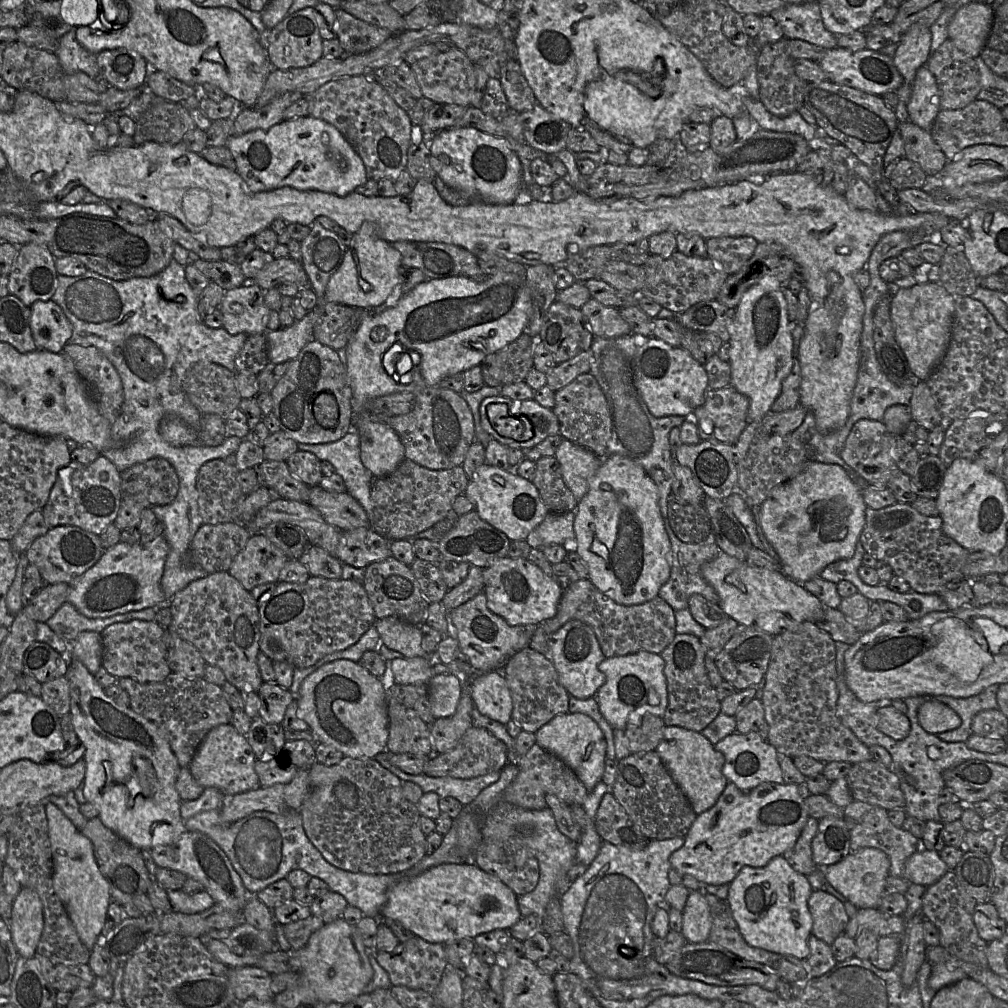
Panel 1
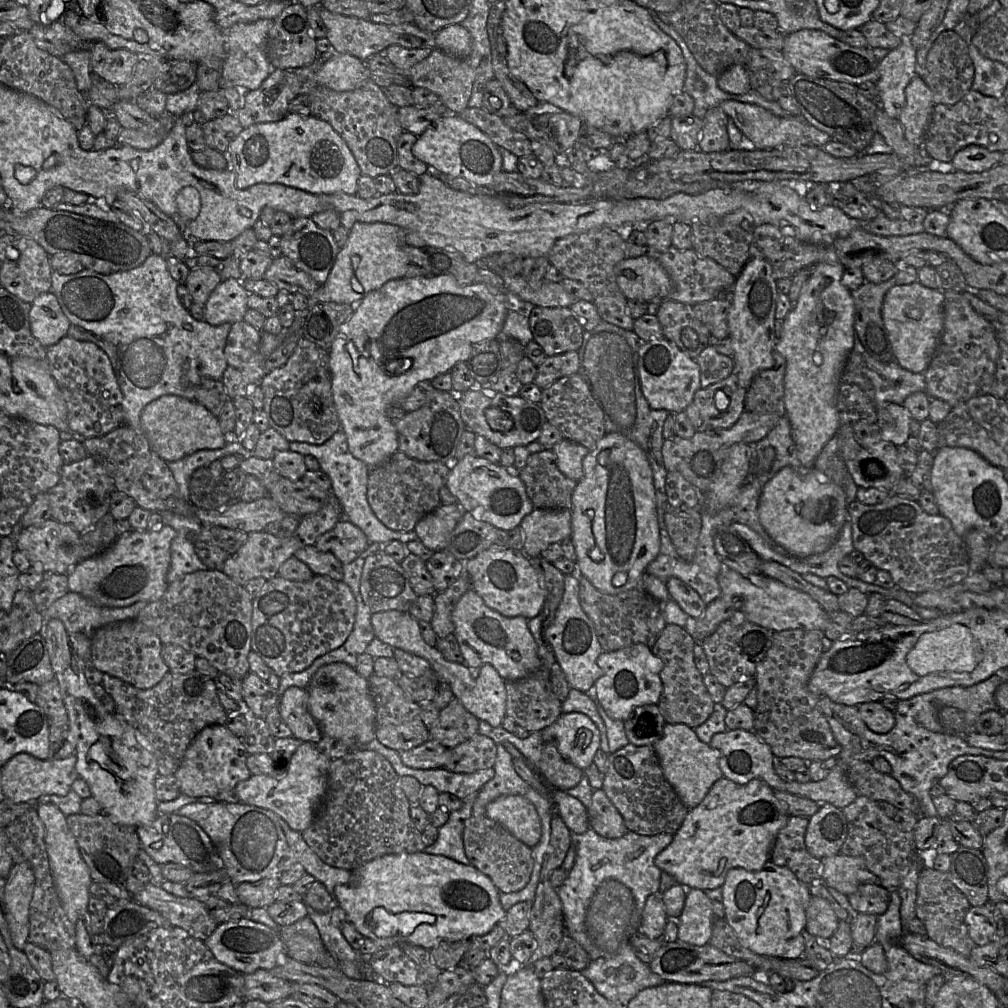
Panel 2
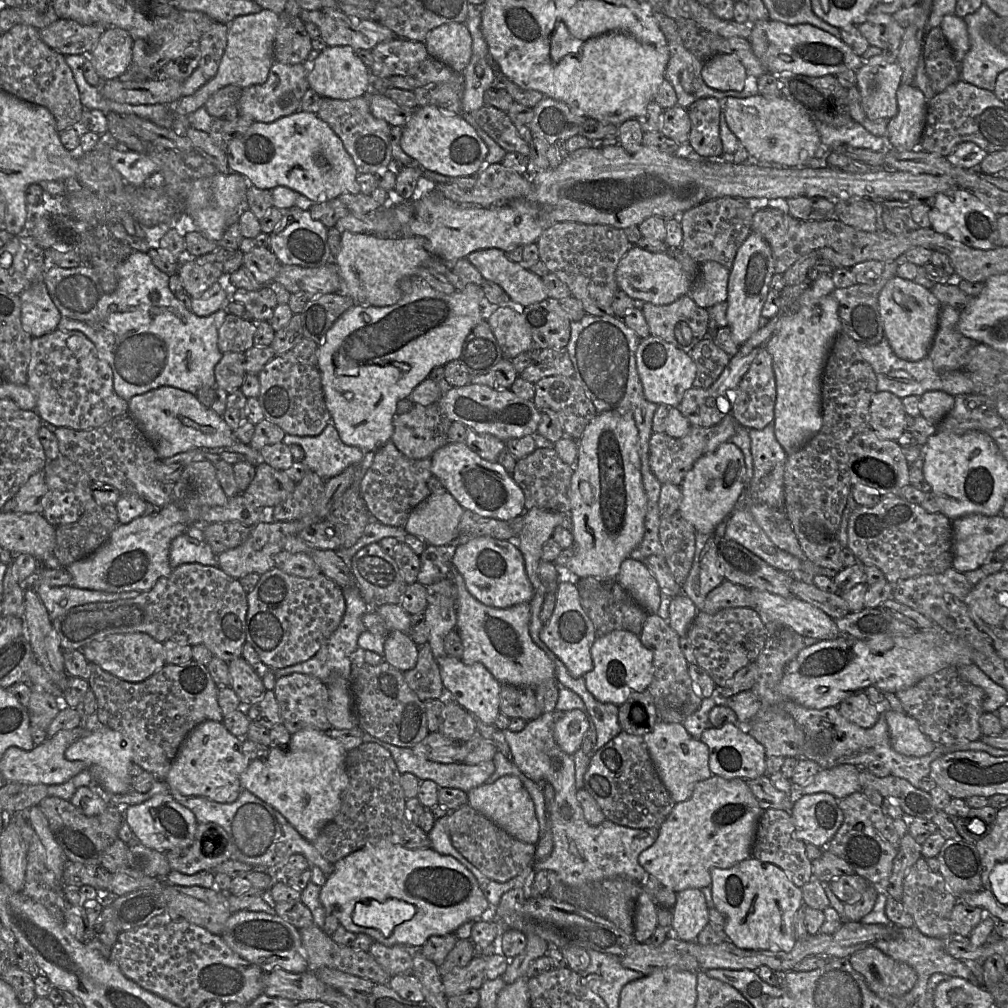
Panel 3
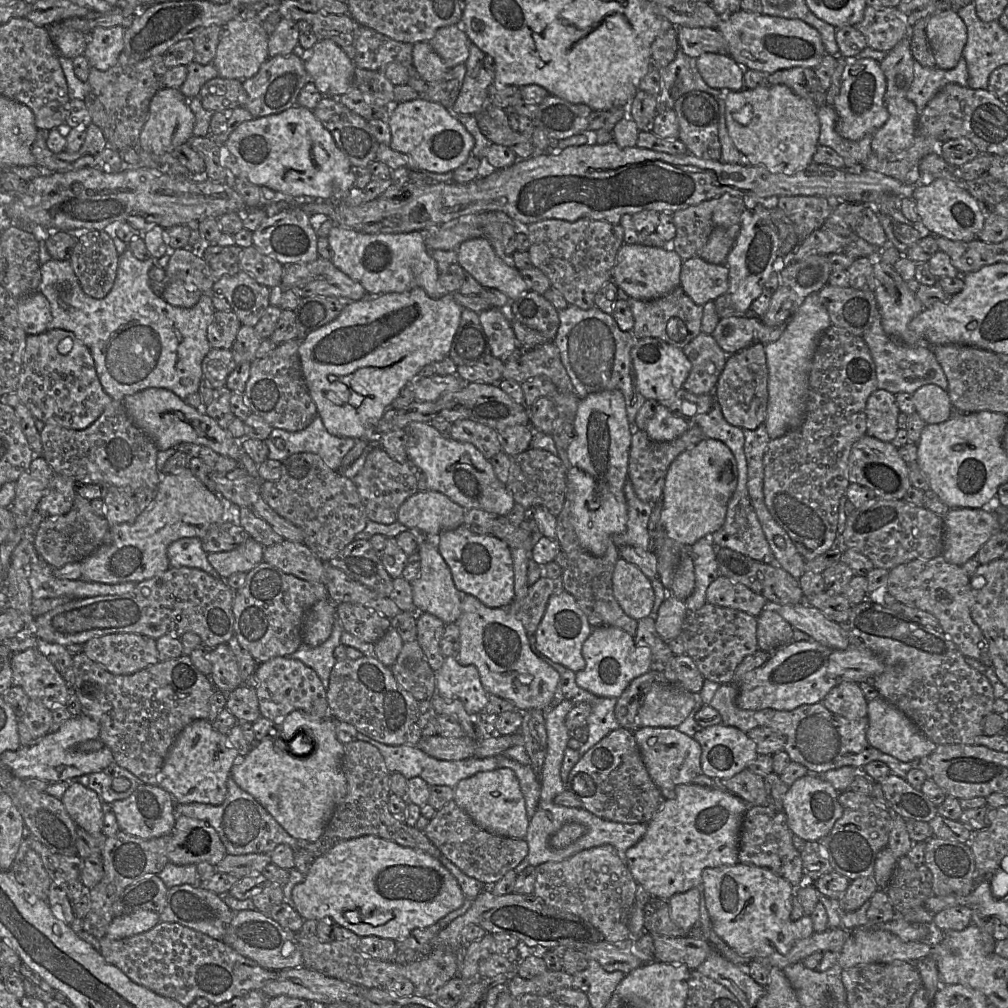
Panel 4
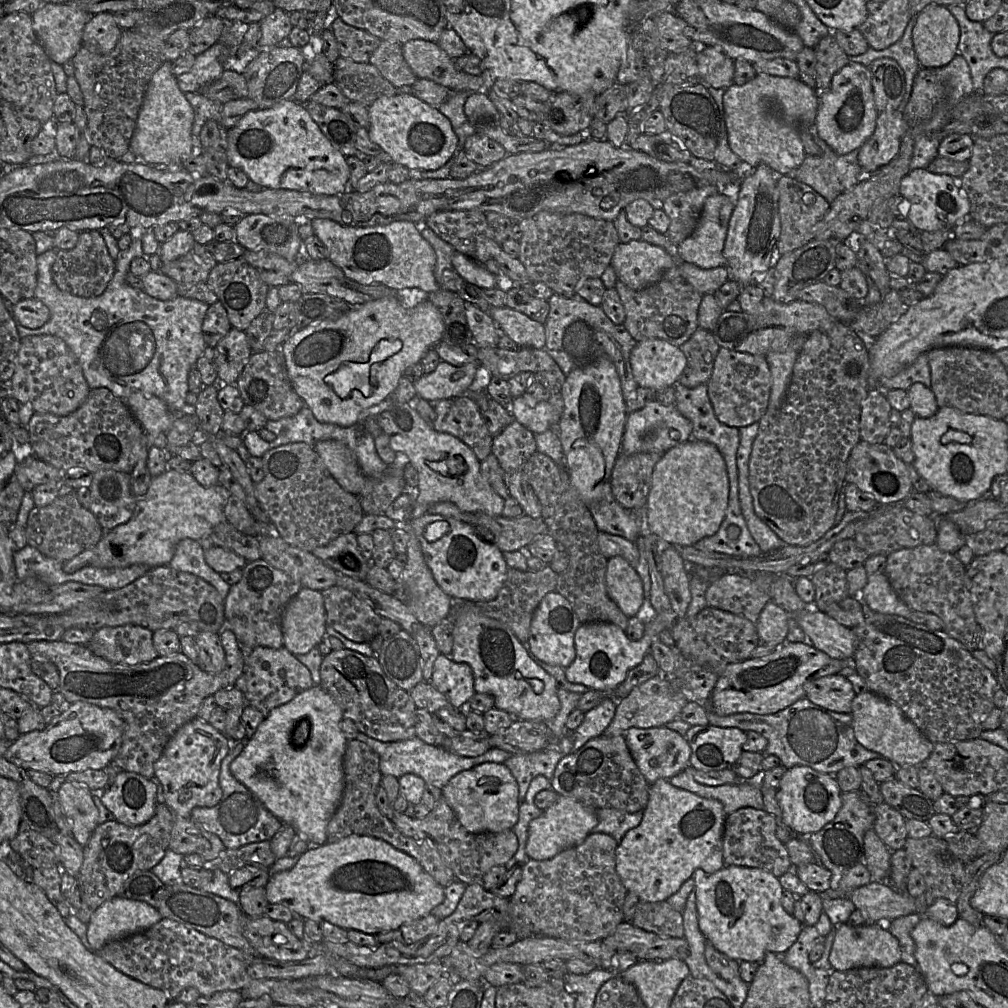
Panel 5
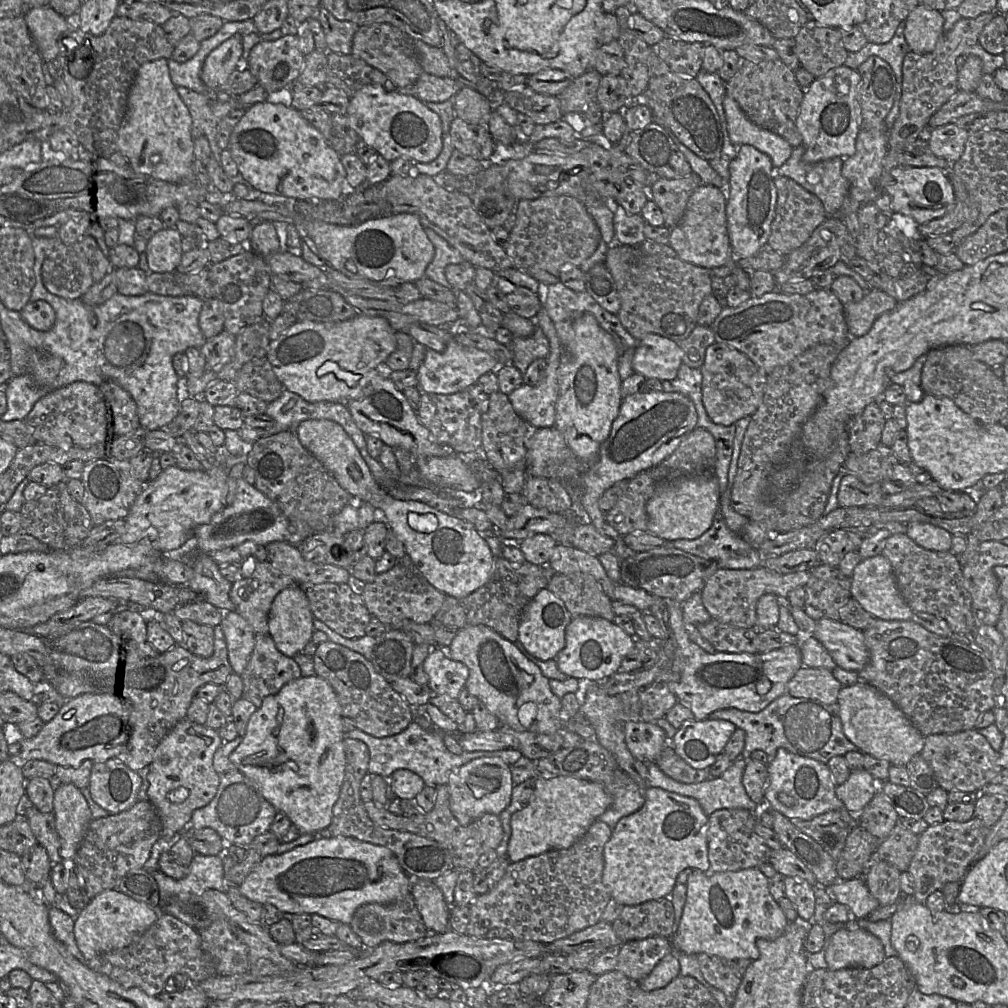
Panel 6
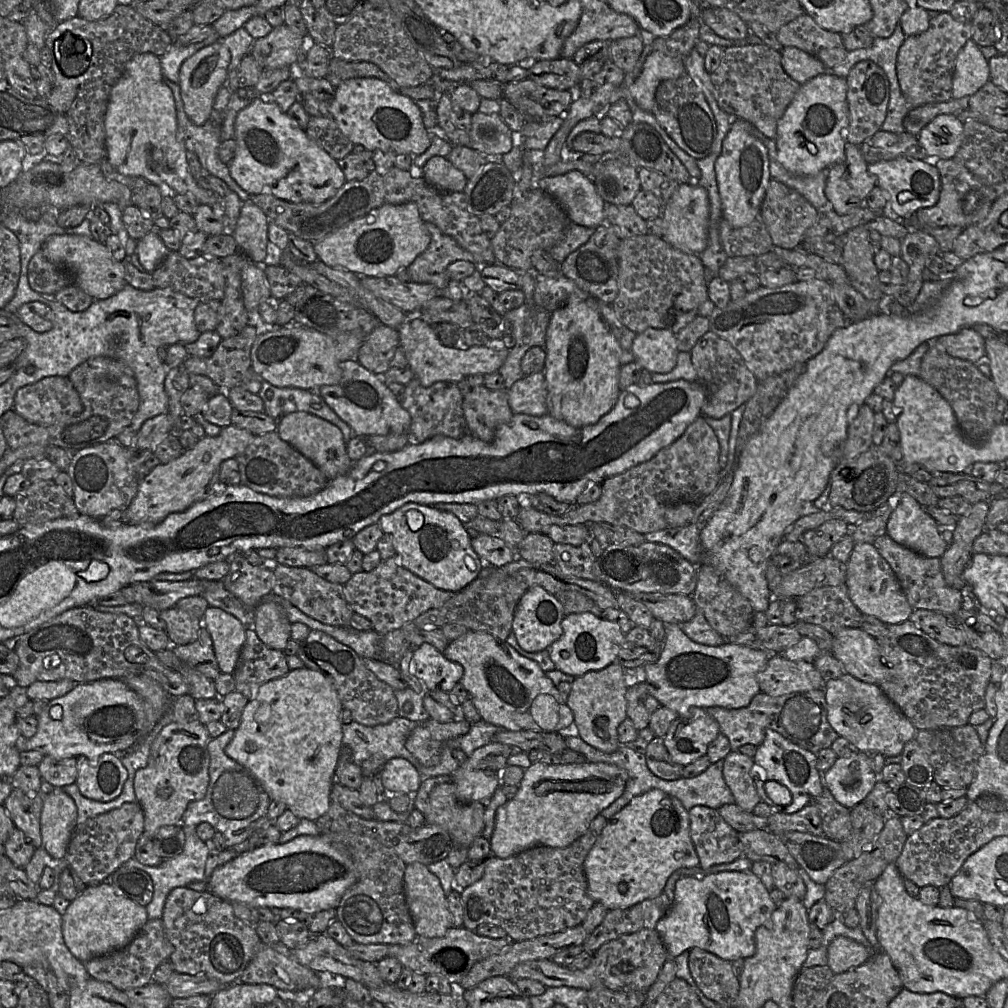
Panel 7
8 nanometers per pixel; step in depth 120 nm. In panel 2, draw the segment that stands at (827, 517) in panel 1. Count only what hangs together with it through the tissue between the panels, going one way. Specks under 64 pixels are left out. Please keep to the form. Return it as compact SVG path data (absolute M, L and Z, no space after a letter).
M786 466L764 486L758 514L761 524L773 540L785 548L790 555L806 557L829 549L848 520L848 505L843 488L830 482L819 471Z

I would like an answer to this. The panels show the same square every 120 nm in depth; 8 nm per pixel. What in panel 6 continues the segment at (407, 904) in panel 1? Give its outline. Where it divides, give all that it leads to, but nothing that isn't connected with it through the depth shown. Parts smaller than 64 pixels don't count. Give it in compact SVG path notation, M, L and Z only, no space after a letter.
M317 836L285 853L263 857L238 889L249 900L272 904L284 914L318 914L349 925L360 906L389 904L411 894L412 881L386 847L354 837Z

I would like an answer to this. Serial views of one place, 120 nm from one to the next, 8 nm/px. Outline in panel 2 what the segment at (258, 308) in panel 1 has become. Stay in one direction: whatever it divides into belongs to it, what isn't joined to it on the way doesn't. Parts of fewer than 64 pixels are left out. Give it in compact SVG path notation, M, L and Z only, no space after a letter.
M222 280L204 305L204 321L213 326L244 321L249 294L241 280Z

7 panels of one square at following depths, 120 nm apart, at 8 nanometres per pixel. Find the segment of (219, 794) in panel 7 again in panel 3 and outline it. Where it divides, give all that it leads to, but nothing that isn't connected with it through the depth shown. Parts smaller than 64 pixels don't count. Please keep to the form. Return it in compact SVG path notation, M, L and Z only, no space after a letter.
M245 789L232 803L218 803L204 797L182 799L180 803L194 814L198 823L215 823L226 831L231 859L255 869L277 870L291 855L300 854L306 858L309 867L318 867L326 876L333 872L333 864L324 859L311 842L304 839L277 810Z

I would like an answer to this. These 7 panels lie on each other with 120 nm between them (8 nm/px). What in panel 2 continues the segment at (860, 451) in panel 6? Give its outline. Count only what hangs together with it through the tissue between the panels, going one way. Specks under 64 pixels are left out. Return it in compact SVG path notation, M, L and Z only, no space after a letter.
M887 403L877 407L876 423L882 436L896 447L905 445L910 434L910 423L913 419L910 411L901 404Z

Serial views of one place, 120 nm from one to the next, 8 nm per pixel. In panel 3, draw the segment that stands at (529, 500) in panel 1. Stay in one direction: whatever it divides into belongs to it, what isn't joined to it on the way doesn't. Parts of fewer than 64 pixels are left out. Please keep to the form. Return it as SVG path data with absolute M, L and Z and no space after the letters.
M448 442L439 448L430 458L432 475L440 480L446 491L464 510L469 510L485 518L510 522L525 512L524 495L519 486L497 462L490 462L473 452L465 443Z

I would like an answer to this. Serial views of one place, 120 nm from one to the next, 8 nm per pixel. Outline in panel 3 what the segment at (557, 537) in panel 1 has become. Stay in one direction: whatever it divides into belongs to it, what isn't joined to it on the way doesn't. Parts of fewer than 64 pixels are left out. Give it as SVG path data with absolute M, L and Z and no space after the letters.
M541 509L525 510L523 527L514 539L517 548L522 554L526 574L534 588L534 592L542 583L537 574L541 560L543 545L552 537L557 526L567 525L566 513L559 513Z

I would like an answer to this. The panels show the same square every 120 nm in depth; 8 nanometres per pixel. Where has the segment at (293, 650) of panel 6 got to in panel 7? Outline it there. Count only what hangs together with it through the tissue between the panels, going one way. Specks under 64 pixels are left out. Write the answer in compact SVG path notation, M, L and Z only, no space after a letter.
M263 601L254 609L252 628L269 648L283 651L291 639L291 623L279 602Z

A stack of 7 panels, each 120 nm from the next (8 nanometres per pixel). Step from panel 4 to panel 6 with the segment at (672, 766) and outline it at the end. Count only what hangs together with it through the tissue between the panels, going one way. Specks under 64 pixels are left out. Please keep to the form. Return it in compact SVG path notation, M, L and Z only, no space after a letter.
M640 720L626 722L624 734L631 754L644 763L655 763L667 742L667 735L661 727Z

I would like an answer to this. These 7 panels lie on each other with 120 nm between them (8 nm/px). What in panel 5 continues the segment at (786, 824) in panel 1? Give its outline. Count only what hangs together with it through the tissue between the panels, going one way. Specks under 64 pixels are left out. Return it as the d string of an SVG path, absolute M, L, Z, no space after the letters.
M667 779L650 784L649 801L641 823L629 830L616 848L616 872L628 892L635 893L640 901L659 902L676 893L682 884L693 876L696 869L715 873L725 867L722 833L726 818L724 807L718 800L700 797L679 789Z

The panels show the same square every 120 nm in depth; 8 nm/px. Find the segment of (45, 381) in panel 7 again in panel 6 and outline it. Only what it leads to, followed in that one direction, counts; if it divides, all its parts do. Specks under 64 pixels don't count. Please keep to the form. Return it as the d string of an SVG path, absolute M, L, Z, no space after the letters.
M74 382L42 396L23 420L35 442L64 450L79 447L90 448L105 444L112 436L112 418L103 394L96 385Z

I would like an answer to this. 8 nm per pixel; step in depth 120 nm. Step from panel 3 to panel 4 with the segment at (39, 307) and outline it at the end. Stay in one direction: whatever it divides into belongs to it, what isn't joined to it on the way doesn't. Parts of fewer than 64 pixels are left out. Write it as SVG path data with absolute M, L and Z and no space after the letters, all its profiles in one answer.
M38 290L18 300L17 313L27 335L46 332L52 320L49 301Z

